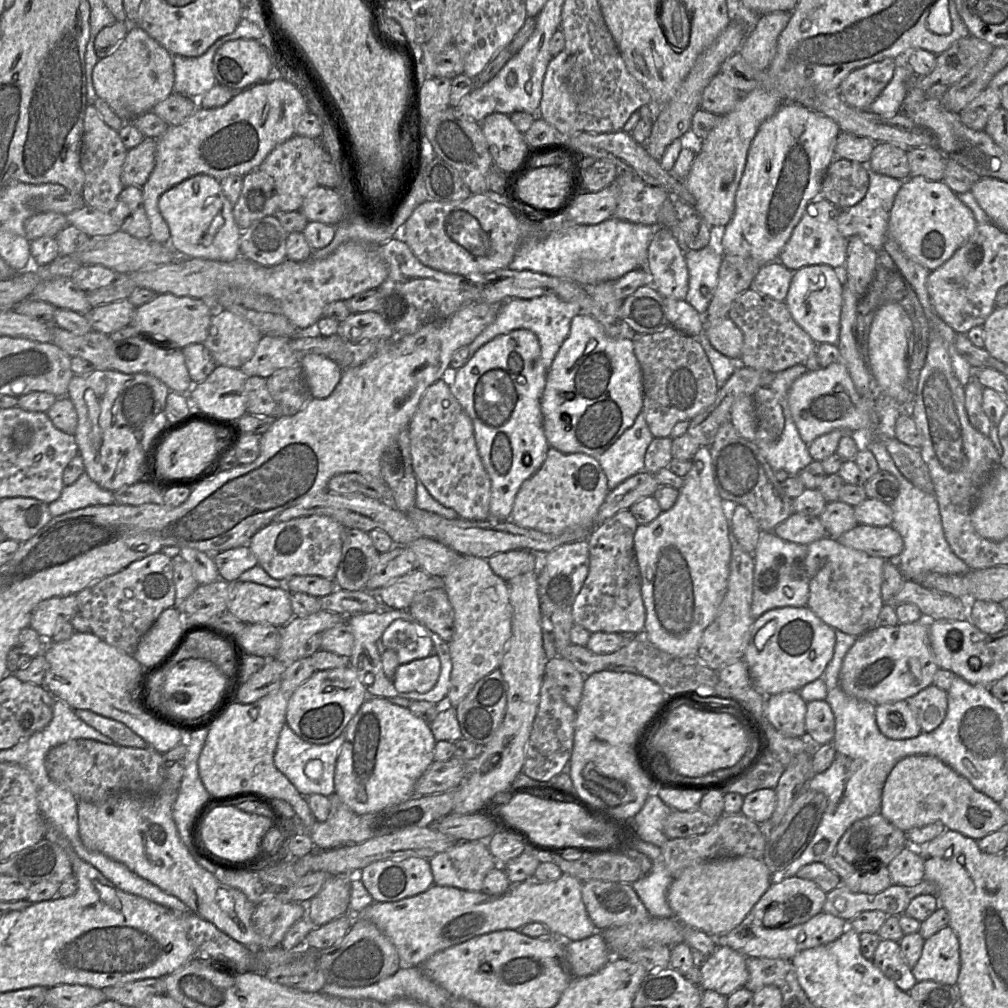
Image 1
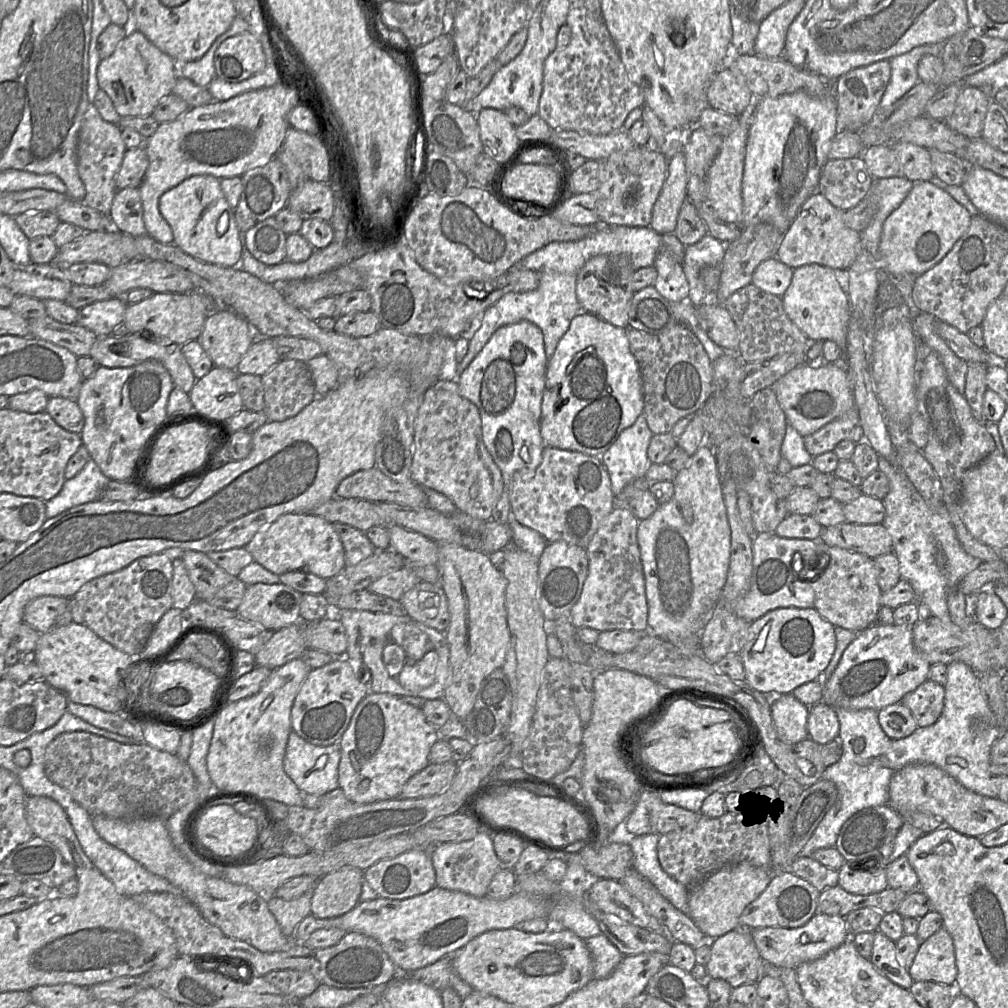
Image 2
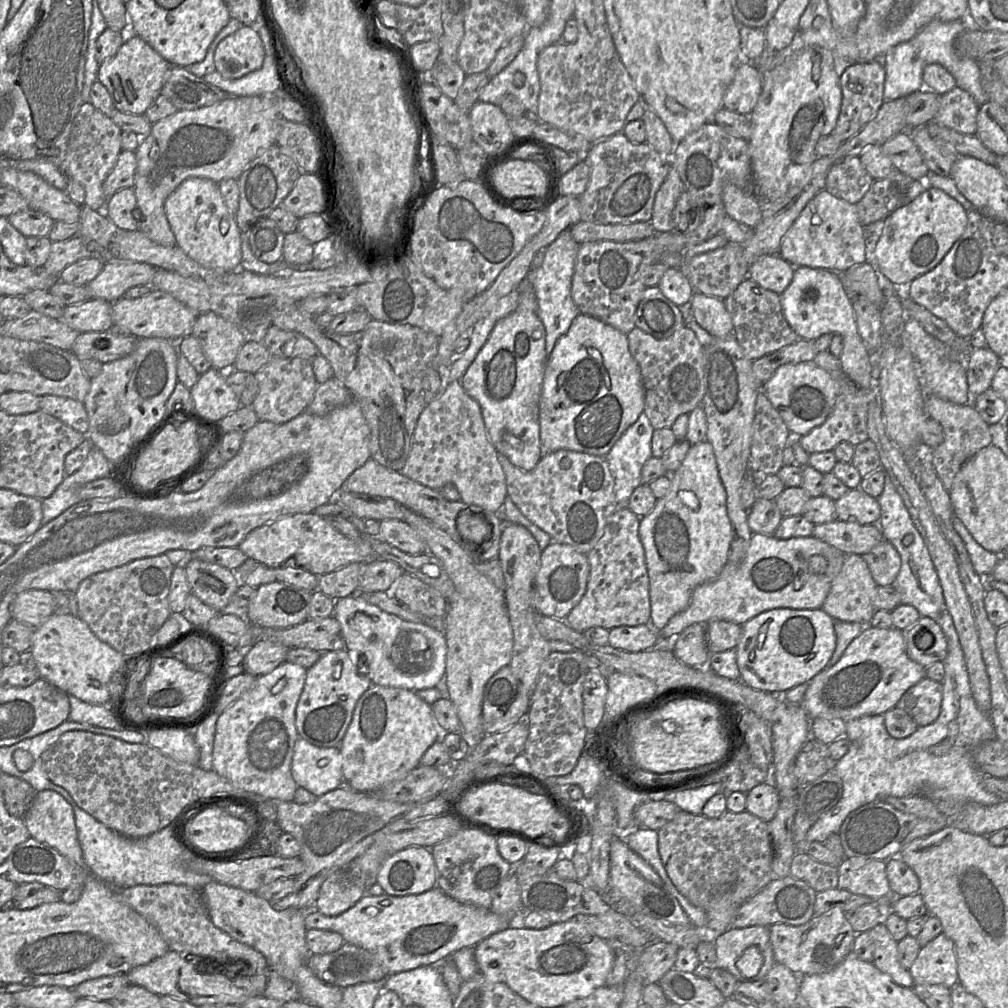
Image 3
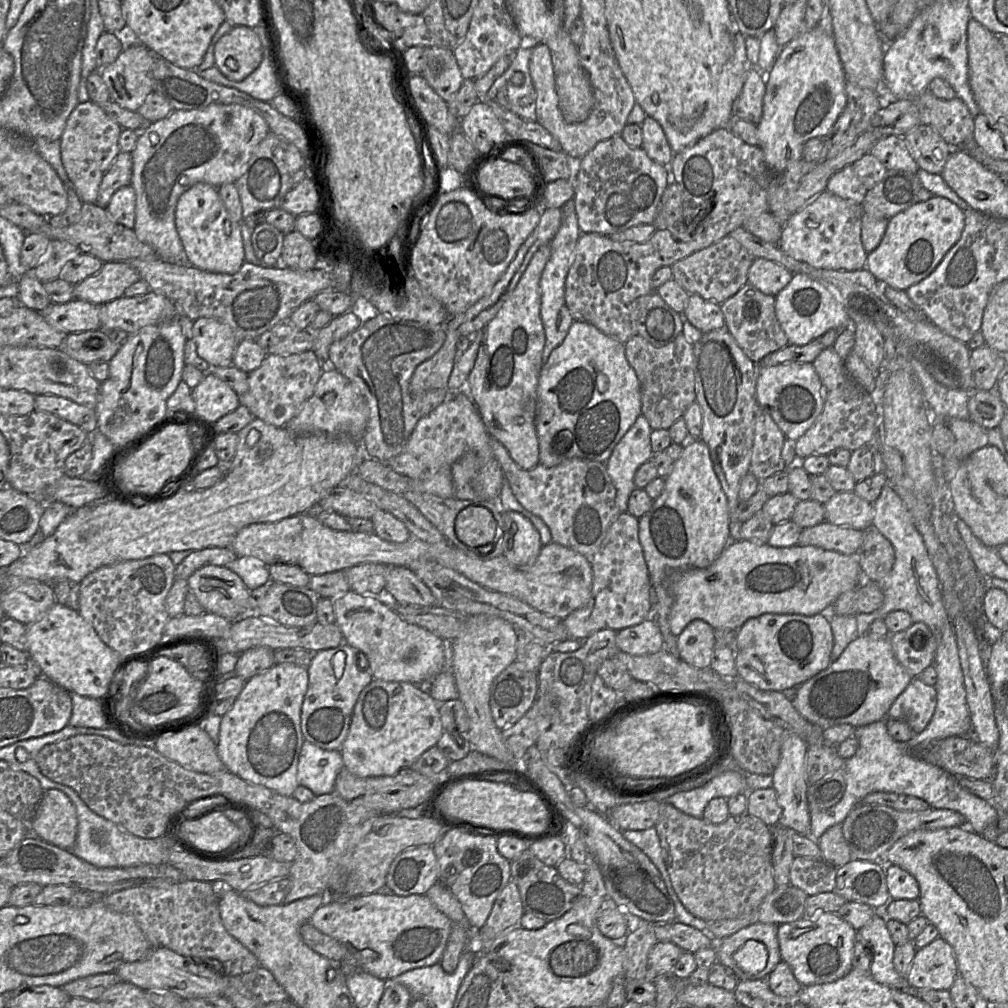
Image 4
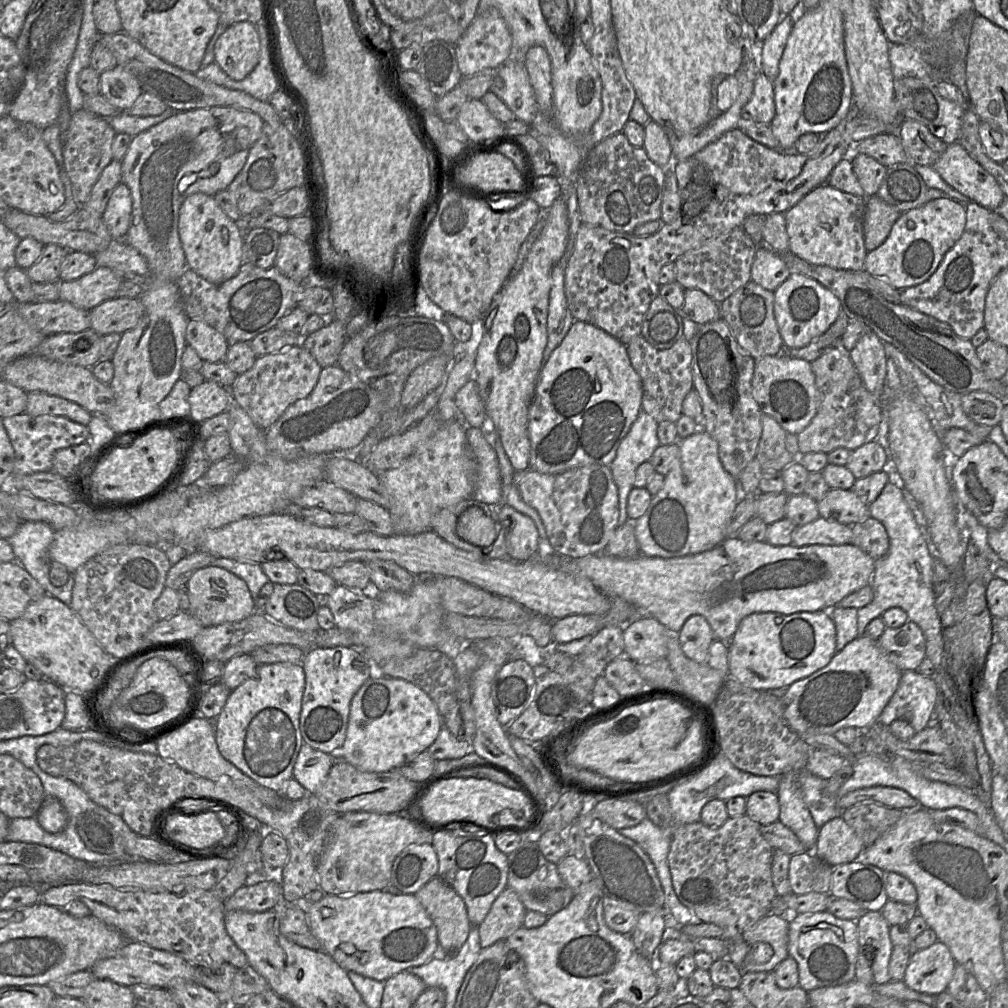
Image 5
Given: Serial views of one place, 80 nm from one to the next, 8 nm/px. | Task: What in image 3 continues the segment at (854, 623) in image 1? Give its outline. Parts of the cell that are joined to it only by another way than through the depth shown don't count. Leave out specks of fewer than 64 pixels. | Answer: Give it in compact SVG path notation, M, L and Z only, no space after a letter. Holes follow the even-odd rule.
M845 554L845 560L840 572L834 578L830 591L821 607L834 620L857 622L868 625L874 614L874 600L878 585L862 558L857 554Z

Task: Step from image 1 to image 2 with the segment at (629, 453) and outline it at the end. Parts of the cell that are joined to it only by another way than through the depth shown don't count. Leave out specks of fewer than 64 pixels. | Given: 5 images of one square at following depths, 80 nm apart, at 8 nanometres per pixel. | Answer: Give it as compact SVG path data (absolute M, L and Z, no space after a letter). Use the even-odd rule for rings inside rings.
M642 413L600 457L610 475L612 491L616 497L628 484L645 478L651 464L647 451L652 435Z

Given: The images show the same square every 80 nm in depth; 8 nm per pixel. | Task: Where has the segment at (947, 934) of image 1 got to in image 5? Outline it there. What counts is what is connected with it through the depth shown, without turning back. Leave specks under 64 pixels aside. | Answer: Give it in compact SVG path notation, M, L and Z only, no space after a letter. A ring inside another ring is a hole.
M938 940L925 949L912 949L903 982L914 991L936 996L947 991L956 965L949 948Z

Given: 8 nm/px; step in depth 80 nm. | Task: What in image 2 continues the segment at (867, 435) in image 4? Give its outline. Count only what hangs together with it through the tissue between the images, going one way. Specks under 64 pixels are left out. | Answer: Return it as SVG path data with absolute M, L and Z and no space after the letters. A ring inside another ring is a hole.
M852 407L841 416L825 424L816 432L804 437L806 450L813 456L833 451L842 440L859 443L864 439L859 411Z

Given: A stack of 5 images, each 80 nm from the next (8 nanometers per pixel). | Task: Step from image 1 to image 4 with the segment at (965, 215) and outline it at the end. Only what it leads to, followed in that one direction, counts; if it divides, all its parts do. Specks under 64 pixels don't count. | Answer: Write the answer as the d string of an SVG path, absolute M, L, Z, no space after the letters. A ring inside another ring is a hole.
M934 195L926 201L919 201L888 220L879 246L867 255L866 269L883 285L907 290L911 285L926 278L936 268L947 251L961 237L964 225L964 211L950 200Z

